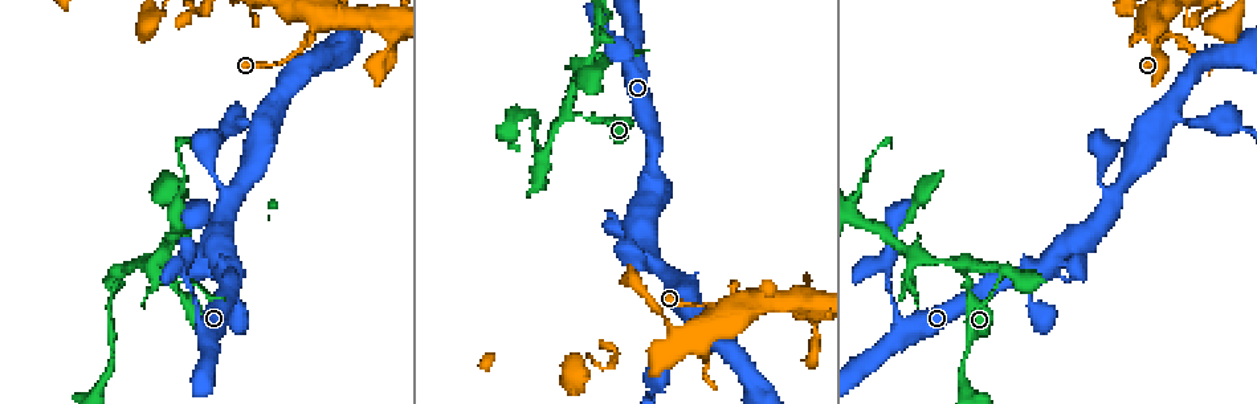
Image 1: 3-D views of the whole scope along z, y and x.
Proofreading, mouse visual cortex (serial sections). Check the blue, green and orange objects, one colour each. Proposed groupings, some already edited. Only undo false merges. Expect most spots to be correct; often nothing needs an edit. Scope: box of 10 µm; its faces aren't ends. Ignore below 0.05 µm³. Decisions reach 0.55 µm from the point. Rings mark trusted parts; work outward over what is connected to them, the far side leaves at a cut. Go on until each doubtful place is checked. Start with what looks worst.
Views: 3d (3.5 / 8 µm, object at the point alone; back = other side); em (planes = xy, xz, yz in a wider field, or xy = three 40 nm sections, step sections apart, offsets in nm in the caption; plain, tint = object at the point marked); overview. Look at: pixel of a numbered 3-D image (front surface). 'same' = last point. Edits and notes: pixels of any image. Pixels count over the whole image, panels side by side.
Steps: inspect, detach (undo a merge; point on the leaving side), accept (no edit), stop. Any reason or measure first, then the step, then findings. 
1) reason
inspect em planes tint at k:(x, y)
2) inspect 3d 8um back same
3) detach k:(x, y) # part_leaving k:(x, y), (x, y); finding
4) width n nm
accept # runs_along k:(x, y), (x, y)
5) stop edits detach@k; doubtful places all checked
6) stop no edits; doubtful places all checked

two arms in line, one across
inspect 3d 3.5um at 1:(964, 263)

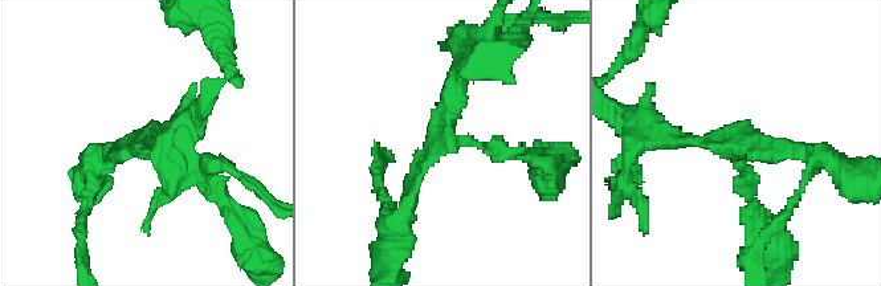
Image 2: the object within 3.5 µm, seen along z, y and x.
arms 3; arm_widths 150, 200, 200 nm
inspect em xy step 2 tint at 2:(442, 141)

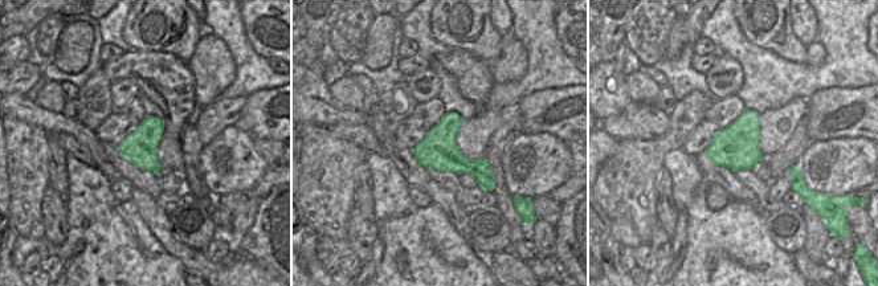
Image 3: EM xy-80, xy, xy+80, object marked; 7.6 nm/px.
accept # runs_along 2:(751, 199), (738, 146), (653, 138); all the same cell

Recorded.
abrupt turn
inspect 3d 3.5um at 1:(577, 67)

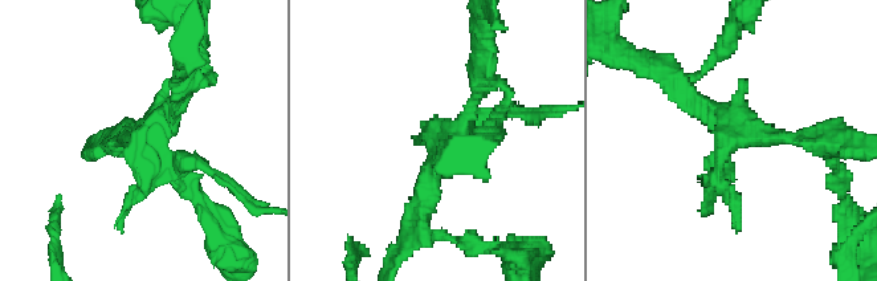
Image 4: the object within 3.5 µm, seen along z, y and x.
inspect em xy step 2 tint at 4:(144, 132)

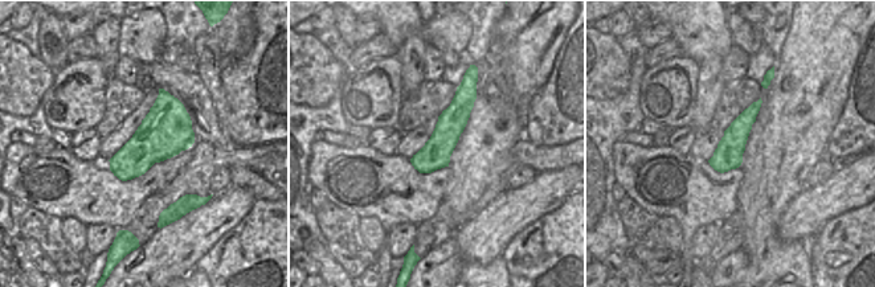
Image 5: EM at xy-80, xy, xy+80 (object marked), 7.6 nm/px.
another direction
inspect em xy step 5 tint same

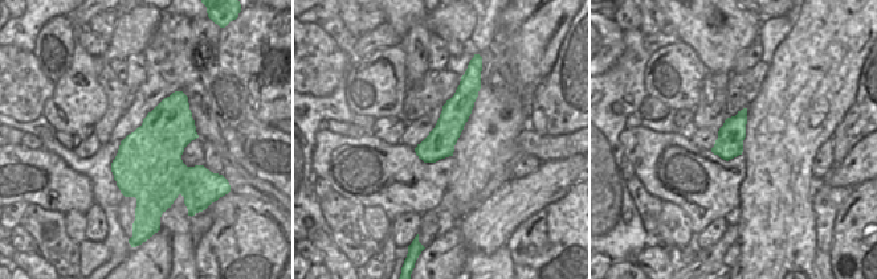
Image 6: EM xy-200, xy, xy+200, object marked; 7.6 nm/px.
detach 4:(737, 203) # part_leaving 4:(720, 163), (709, 195); two cells meet here

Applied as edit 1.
abrupt turn
inspect em xy step 2 tint at 1:(548, 154)

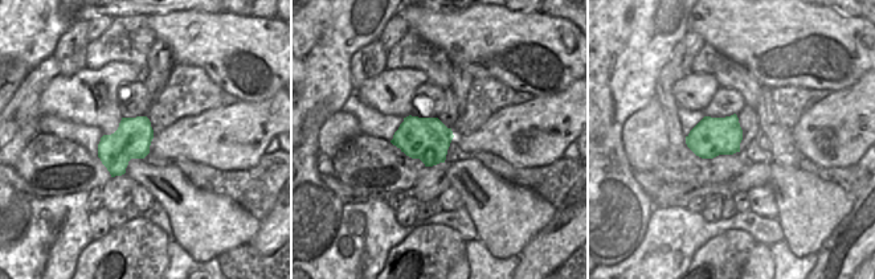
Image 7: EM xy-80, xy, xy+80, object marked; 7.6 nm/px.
inspect 3d 3.5um same

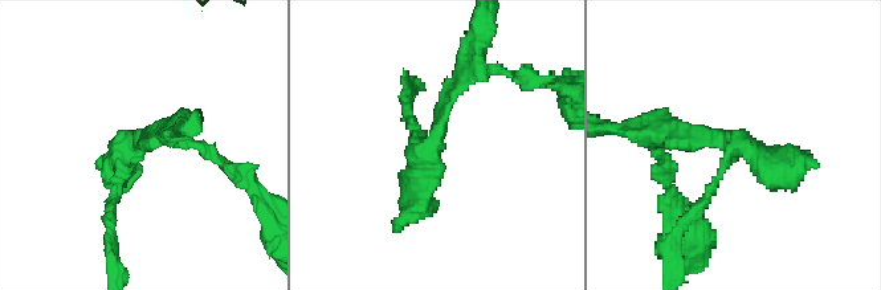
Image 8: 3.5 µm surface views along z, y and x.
accept # continuous, no second cell

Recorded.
stop edits detach@4; doubtful places all checked

